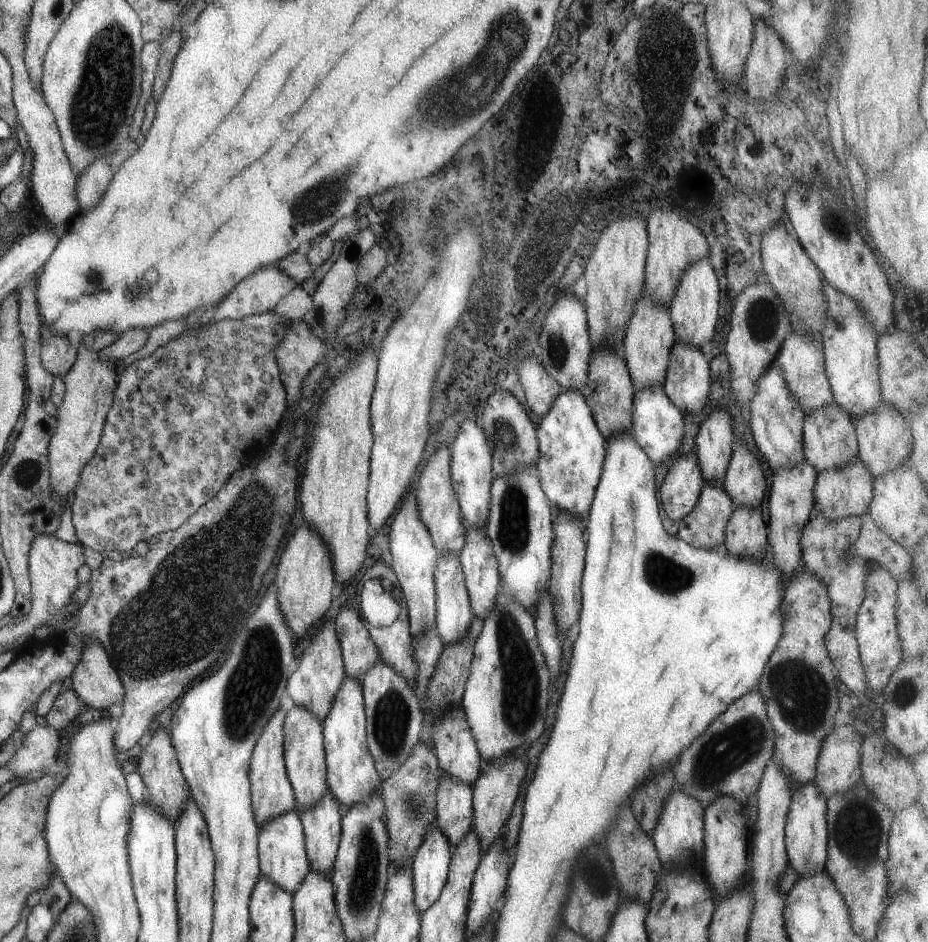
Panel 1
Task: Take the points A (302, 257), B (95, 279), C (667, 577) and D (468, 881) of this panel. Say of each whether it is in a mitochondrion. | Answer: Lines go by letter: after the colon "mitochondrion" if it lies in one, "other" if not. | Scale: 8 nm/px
A: other
B: other
C: mitochondrion
D: other

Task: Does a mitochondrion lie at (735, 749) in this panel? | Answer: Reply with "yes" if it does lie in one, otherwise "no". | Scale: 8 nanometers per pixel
yes

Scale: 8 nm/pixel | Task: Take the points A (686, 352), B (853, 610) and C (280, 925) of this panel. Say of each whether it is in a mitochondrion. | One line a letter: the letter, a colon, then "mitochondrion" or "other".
A: other
B: other
C: other

